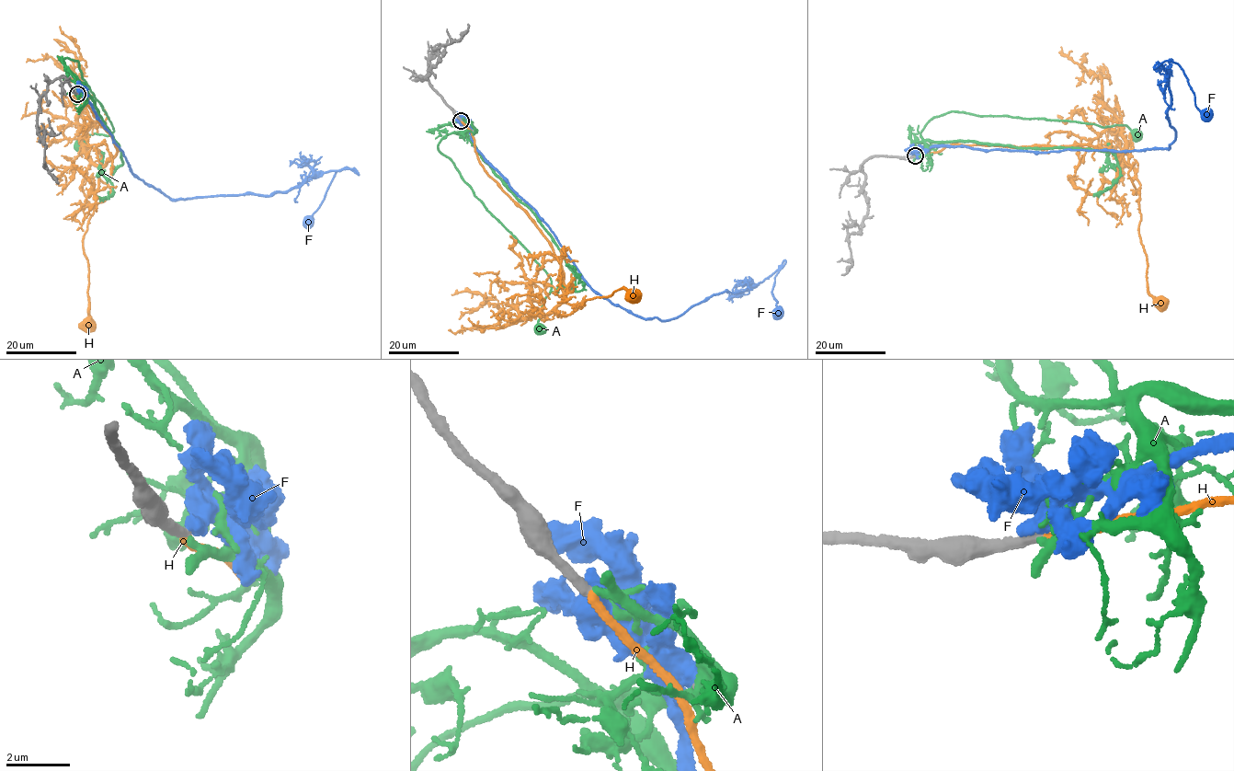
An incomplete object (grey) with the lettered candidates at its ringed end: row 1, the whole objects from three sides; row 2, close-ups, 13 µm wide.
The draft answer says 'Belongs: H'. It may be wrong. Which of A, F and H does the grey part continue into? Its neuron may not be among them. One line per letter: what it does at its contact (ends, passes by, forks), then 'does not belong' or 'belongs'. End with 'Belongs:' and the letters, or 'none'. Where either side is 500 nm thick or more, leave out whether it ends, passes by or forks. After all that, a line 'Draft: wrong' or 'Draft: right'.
A: it passes by; does not belong
F: does not belong
H: it ends there; belongs
Belongs: H
Draft: right

